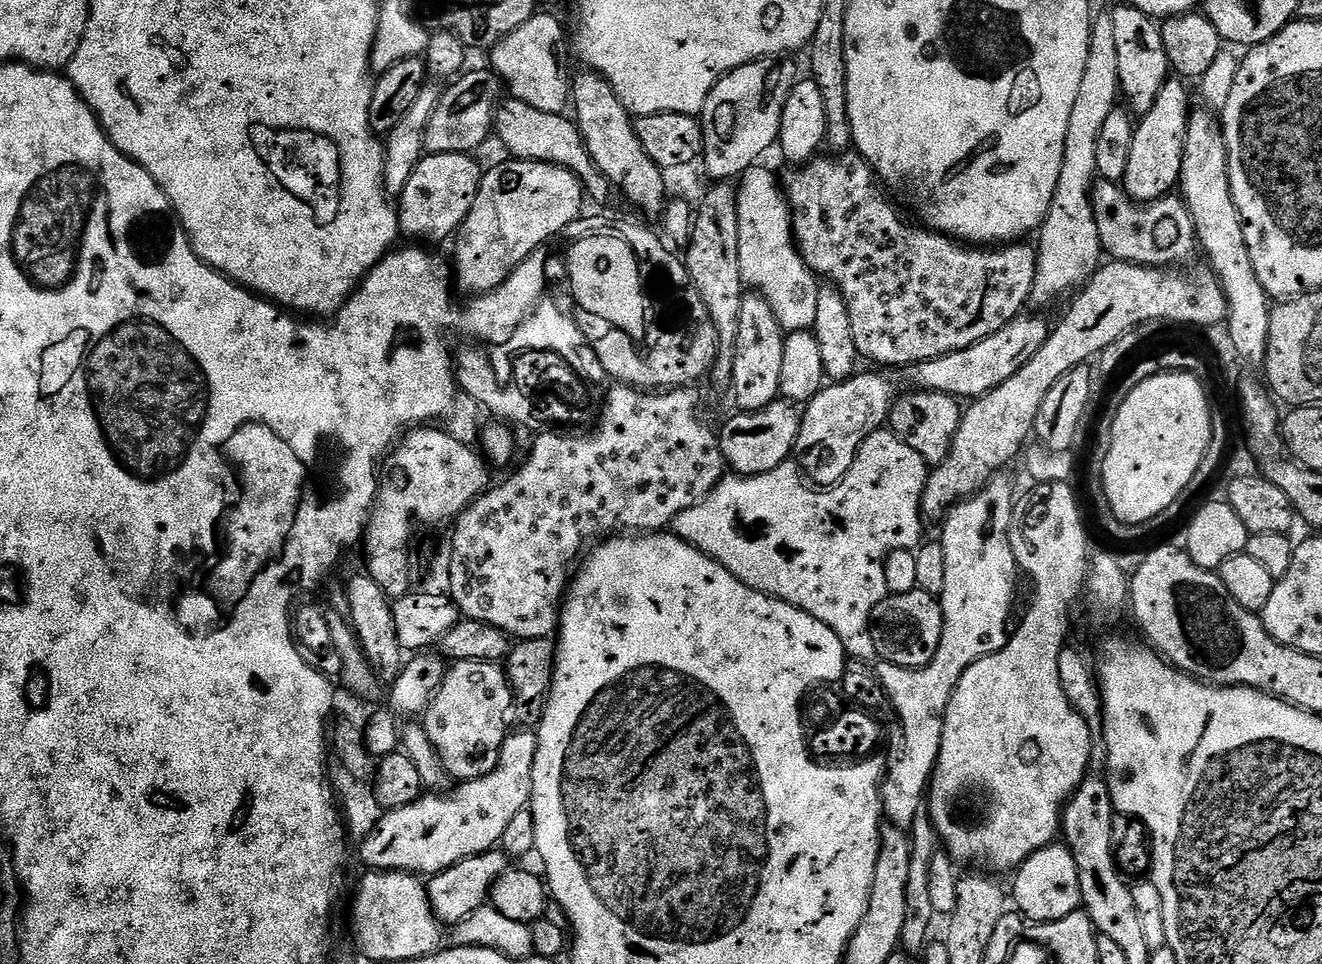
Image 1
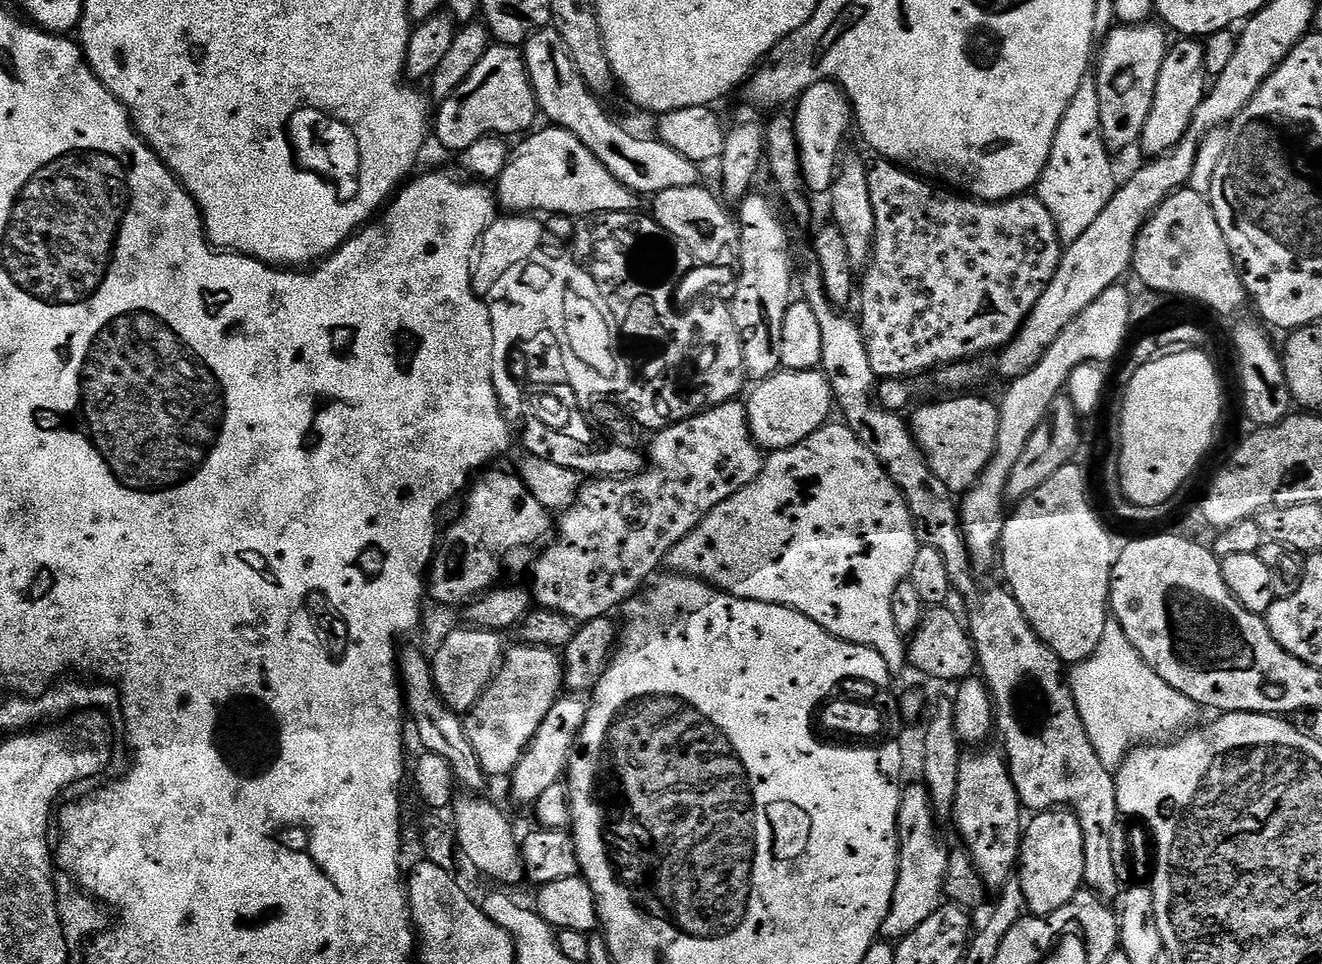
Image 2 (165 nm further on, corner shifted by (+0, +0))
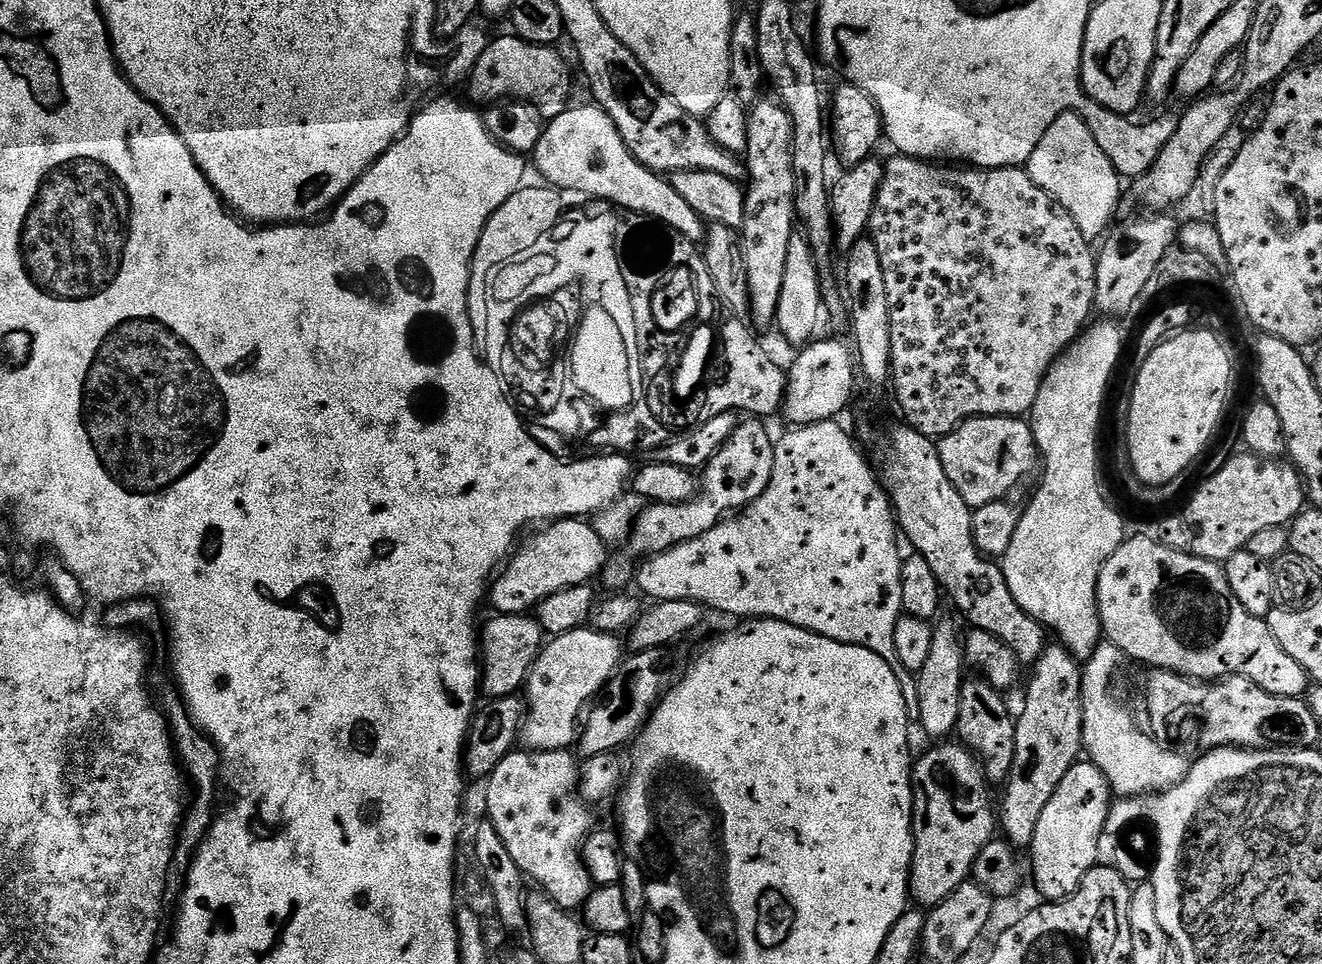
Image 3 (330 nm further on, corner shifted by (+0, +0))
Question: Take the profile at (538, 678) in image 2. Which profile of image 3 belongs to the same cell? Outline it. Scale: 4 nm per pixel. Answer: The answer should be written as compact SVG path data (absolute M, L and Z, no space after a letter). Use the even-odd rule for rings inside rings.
M585 626L551 637L545 643L526 681L528 696L520 740L527 751L562 752L577 743L578 725L582 713L589 707L588 699L599 697L605 691L620 666L622 653L616 640L619 639L615 635L595 632L591 626Z

